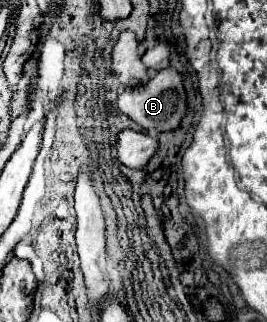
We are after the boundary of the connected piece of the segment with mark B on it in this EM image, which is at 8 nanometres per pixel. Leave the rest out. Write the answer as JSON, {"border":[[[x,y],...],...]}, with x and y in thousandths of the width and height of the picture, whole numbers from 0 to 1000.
{"border":[[[648,208],[603,214],[558,258],[521,264],[521,270],[468,270],[446,289],[438,326],[461,357],[498,370],[551,413],[648,407],[678,388],[678,376],[700,351],[700,289],[693,289],[693,264],[685,264],[685,233]]]}

